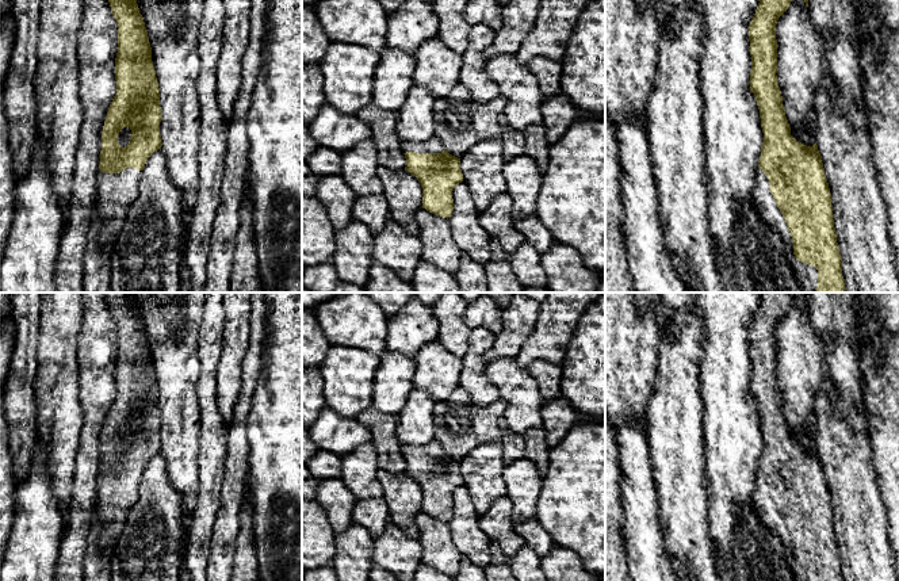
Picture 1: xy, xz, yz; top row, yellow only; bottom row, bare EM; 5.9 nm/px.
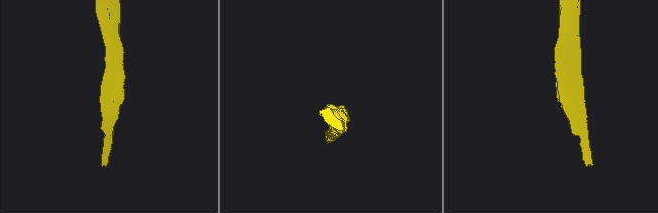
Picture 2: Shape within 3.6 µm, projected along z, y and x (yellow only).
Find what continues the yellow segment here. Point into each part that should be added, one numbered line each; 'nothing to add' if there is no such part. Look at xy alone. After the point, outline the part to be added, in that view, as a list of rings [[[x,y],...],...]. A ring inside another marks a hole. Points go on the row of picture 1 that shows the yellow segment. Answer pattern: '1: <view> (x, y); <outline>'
1: xy (115, 191); [[[126,168],[120,173],[97,175],[97,215],[103,222],[100,242],[111,248],[116,244],[129,206],[139,192],[142,171]]]

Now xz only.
1: xz (433, 145); [[[435,135],[424,142],[402,141],[401,148],[402,148],[403,153],[406,153],[406,152],[441,153],[443,150],[445,150],[443,142]]]

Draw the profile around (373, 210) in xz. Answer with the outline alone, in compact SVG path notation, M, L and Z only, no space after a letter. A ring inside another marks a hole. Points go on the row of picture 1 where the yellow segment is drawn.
M385 194L359 196L352 207L352 219L367 225L374 233L380 232L390 219Z

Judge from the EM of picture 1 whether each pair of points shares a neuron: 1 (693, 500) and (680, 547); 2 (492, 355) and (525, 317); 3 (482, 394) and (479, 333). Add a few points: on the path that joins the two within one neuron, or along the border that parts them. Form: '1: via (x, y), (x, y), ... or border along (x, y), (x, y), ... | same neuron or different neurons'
1: via (685, 512), (685, 535) | same neuron
2: via (501, 346), (513, 333), (516, 327) | same neuron
3: via (475, 379), (477, 348) | same neuron

